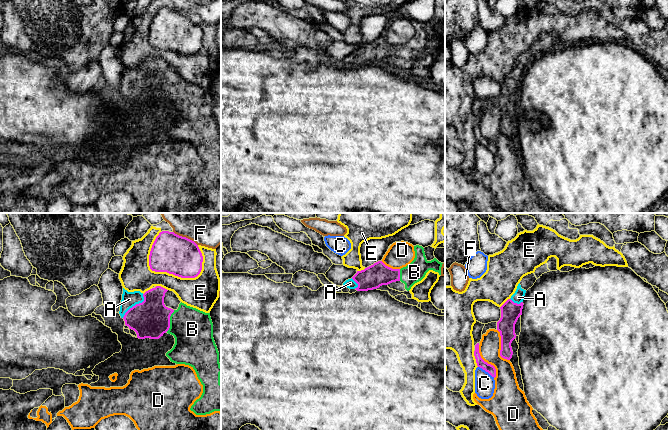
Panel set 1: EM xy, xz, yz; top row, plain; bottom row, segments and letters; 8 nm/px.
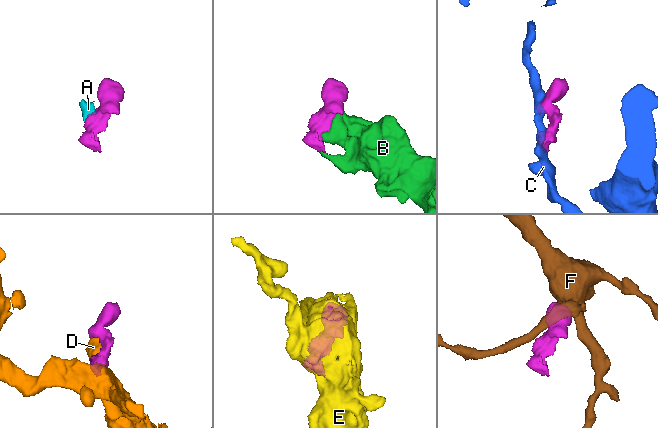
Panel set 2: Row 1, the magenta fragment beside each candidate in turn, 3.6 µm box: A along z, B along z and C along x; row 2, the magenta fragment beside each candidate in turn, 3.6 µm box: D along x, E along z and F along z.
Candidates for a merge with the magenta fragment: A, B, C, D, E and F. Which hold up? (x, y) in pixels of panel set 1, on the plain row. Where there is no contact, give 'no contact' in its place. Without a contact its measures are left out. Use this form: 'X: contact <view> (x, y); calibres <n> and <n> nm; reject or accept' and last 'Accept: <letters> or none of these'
A: contact xy (136, 80); calibres 300 and 130 nm; accept
B: contact xy (169, 97); calibres 300 and 320 nm; accept
C: contact yz (486, 147); calibres 70 and 160 nm; reject
D: contact yz (486, 138); calibres 70 and 190 nm; reject
E: contact xy (155, 47); calibres 320 and 260 nm; reject
F: contact xy (185, 13); calibres 320 and 190 nm; reject
Accept: A, B

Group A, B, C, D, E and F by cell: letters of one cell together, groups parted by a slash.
A B / C / D / E / F

